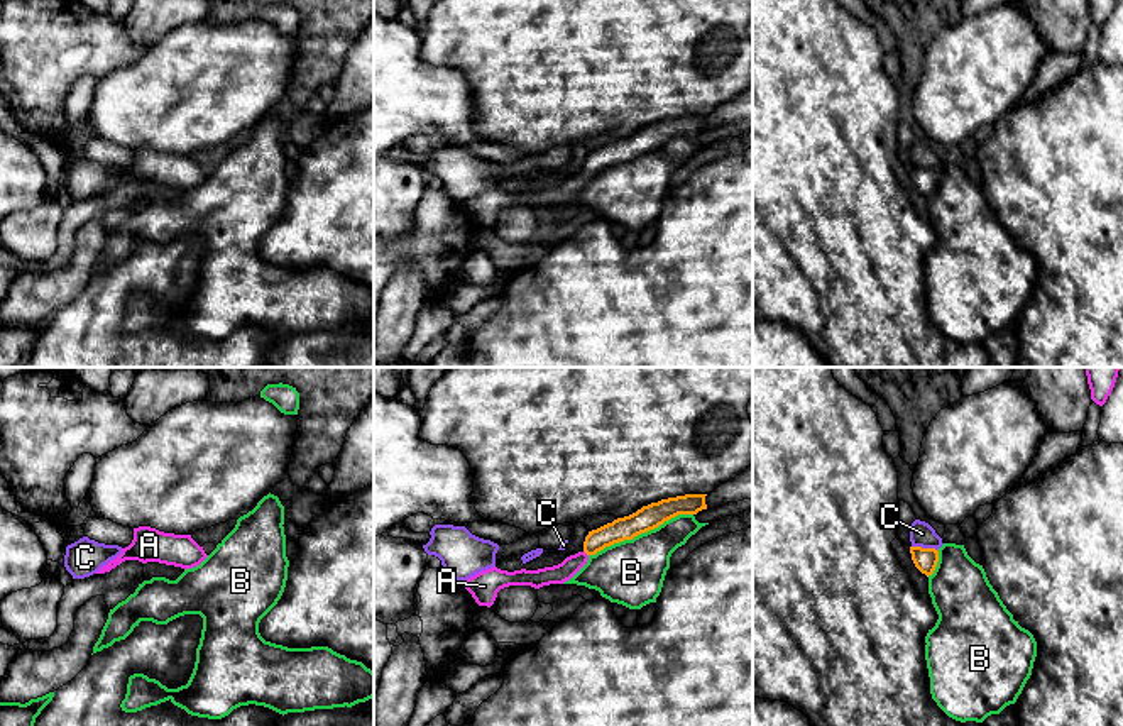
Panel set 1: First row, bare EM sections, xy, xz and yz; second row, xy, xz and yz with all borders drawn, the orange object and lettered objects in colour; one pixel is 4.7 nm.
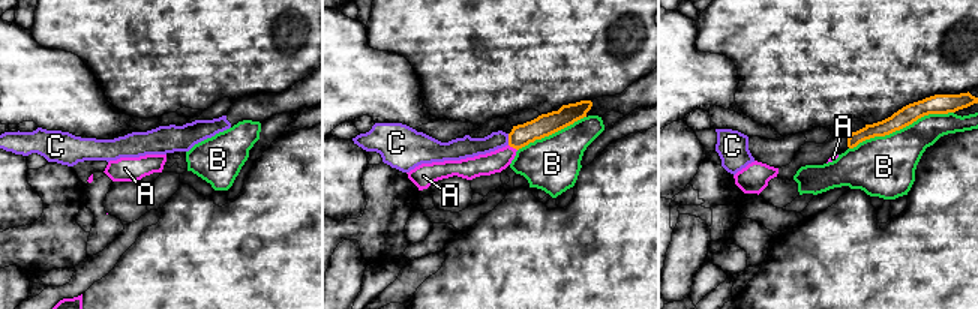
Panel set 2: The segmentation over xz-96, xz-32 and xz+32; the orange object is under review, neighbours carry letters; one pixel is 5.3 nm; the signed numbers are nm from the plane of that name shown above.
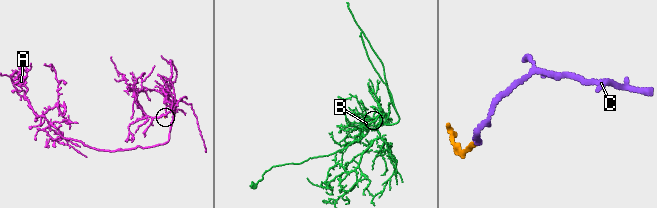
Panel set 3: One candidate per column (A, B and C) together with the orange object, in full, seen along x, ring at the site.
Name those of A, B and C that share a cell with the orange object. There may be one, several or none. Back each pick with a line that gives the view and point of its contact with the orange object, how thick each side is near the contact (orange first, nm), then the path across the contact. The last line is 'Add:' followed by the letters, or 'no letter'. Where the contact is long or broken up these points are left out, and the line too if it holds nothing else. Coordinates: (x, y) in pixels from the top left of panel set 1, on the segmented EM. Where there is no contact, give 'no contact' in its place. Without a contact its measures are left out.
A: meets orange in xz at (586, 552); 110 nm thick on the orange side, 90 nm on the other; runs through xz (623, 528), (601, 537), (586, 552), (562, 572)
Add: A

